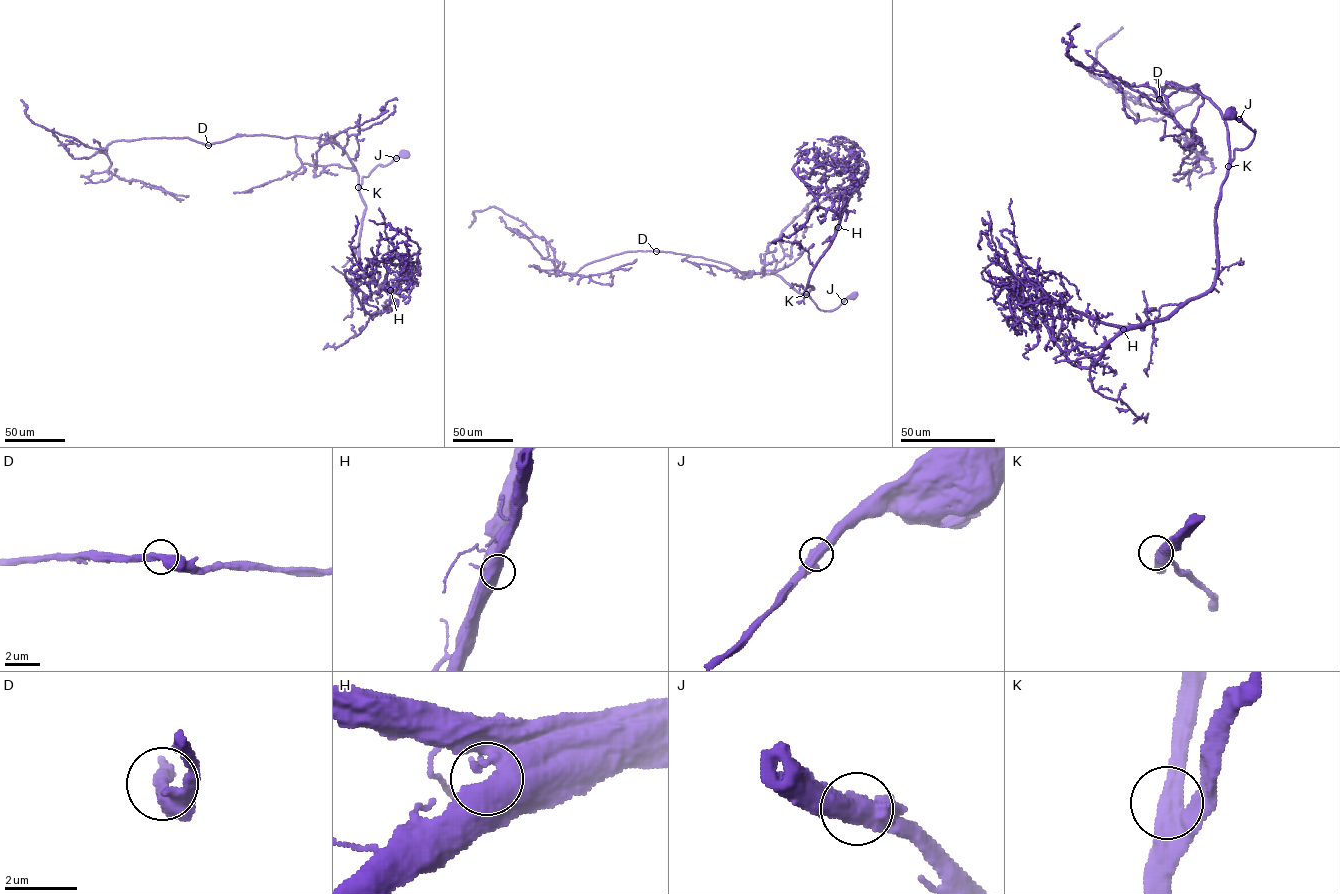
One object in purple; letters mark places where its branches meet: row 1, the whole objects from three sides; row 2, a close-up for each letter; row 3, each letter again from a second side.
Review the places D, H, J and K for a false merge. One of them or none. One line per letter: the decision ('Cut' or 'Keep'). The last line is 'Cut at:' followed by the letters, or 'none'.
D: Keep
H: Keep
J: Keep
K: Keep
Cut at: none

